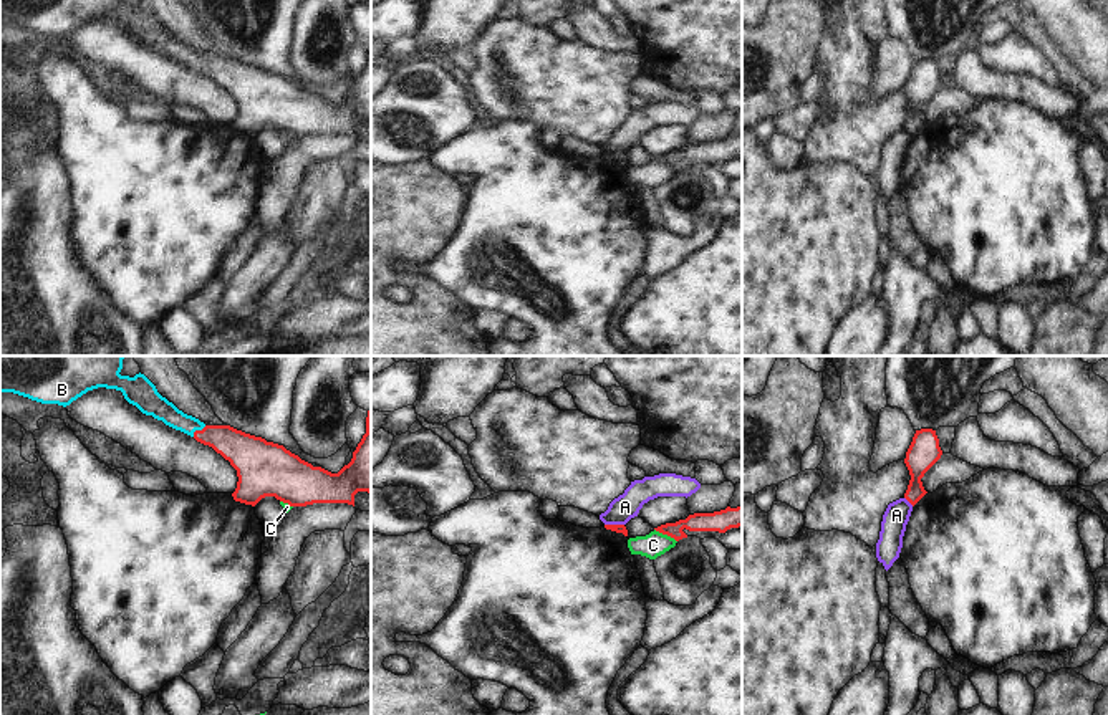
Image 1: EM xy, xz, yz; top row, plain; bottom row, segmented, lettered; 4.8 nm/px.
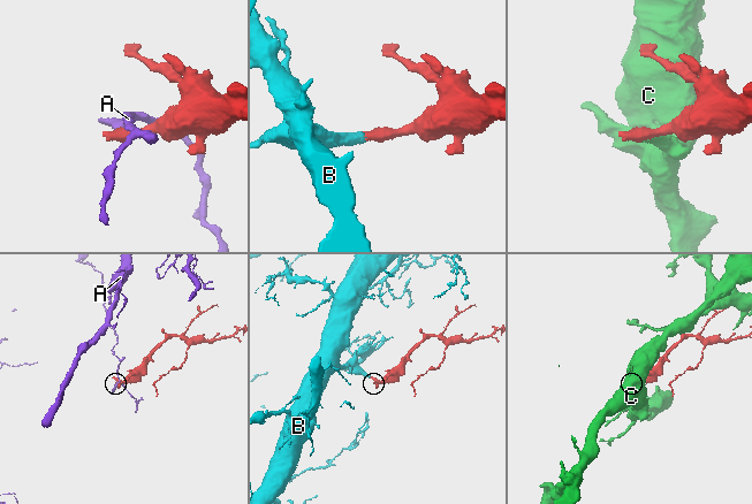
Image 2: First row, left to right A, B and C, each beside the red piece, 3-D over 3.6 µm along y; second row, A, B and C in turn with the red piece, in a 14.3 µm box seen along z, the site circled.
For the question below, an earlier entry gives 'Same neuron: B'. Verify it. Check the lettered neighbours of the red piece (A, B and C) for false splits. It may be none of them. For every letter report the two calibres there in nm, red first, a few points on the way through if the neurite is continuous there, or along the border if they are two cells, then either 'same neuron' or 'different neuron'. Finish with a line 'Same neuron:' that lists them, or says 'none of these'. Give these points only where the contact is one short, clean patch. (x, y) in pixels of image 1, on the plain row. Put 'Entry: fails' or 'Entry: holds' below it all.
A: 150/120 nm | along yz (905, 126), (913, 134) | different neuron
B: 170/110 nm | across xy (244, 81), (221, 67), (197, 60), (154, 33) | same neuron
C: 100/120 nm | along xz (655, 158), (676, 171) | different neuron
Same neuron: B
Entry: holds

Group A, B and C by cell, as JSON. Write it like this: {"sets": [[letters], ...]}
{"sets": [["A"], ["B"], ["C"]]}

